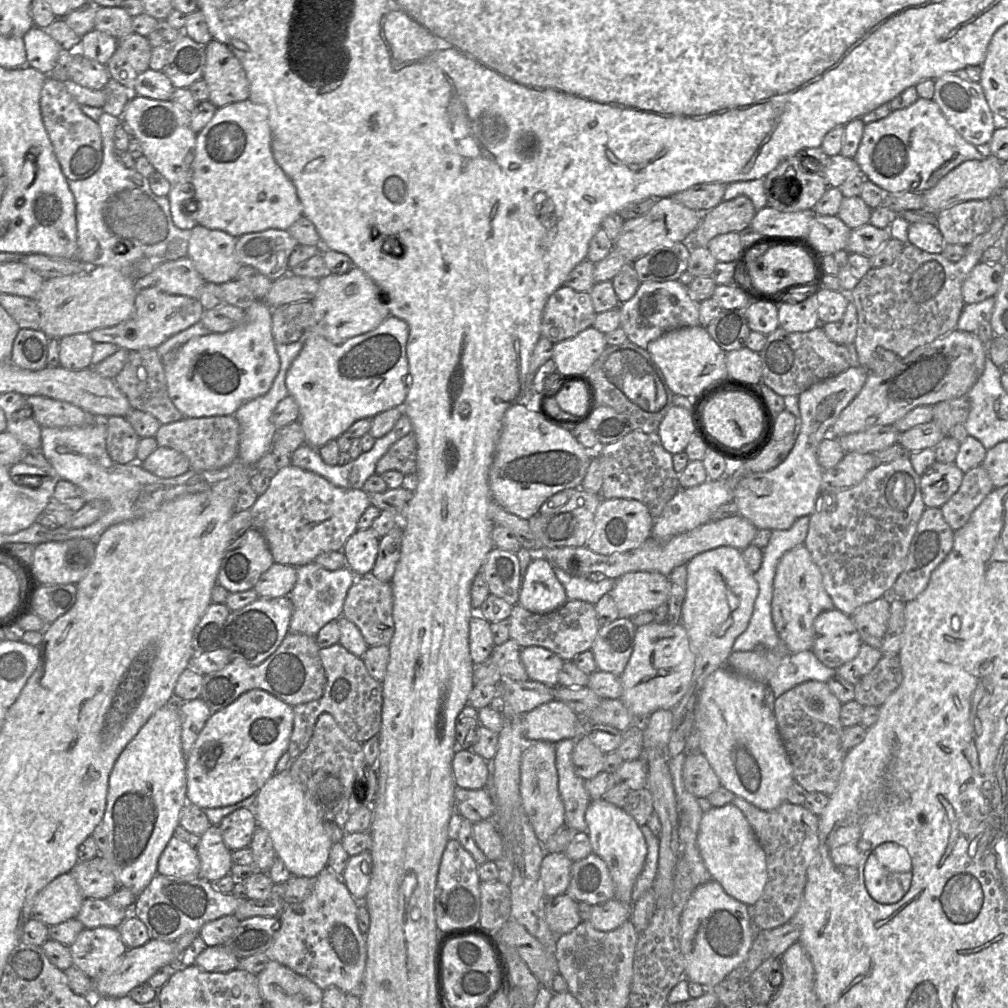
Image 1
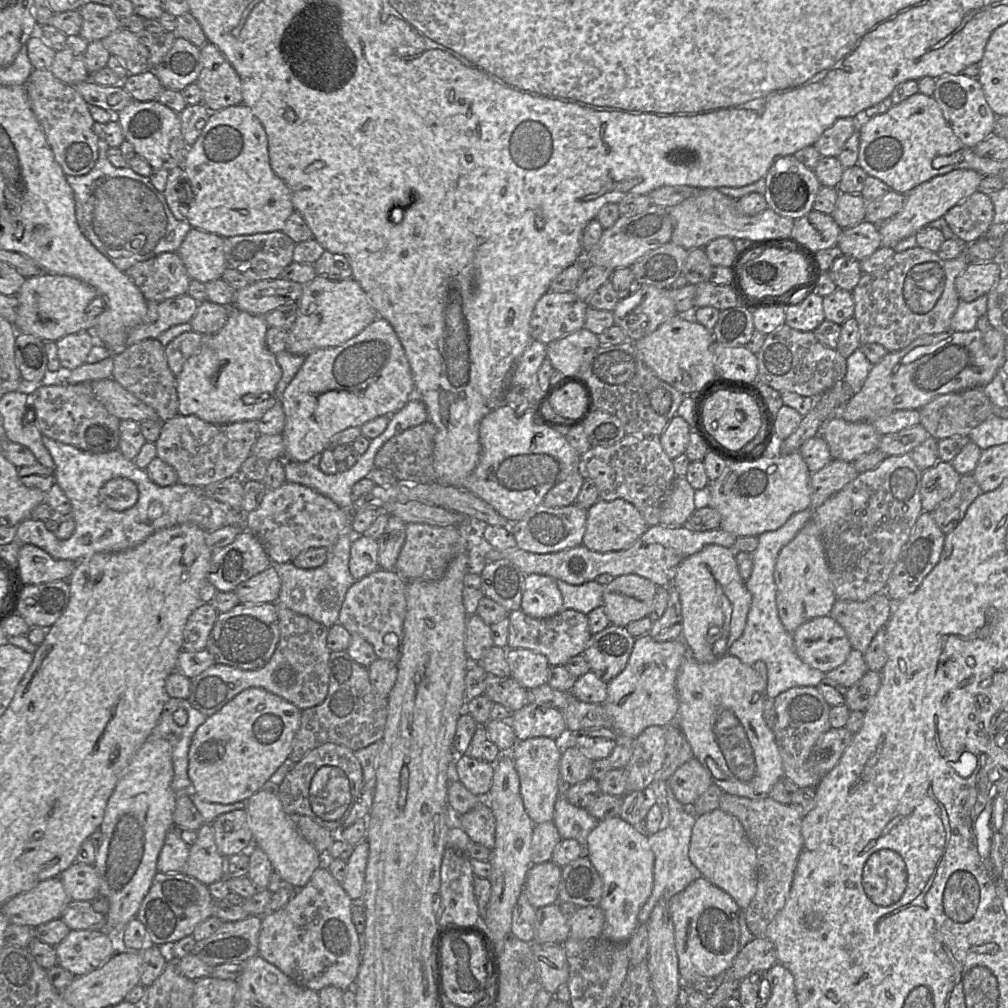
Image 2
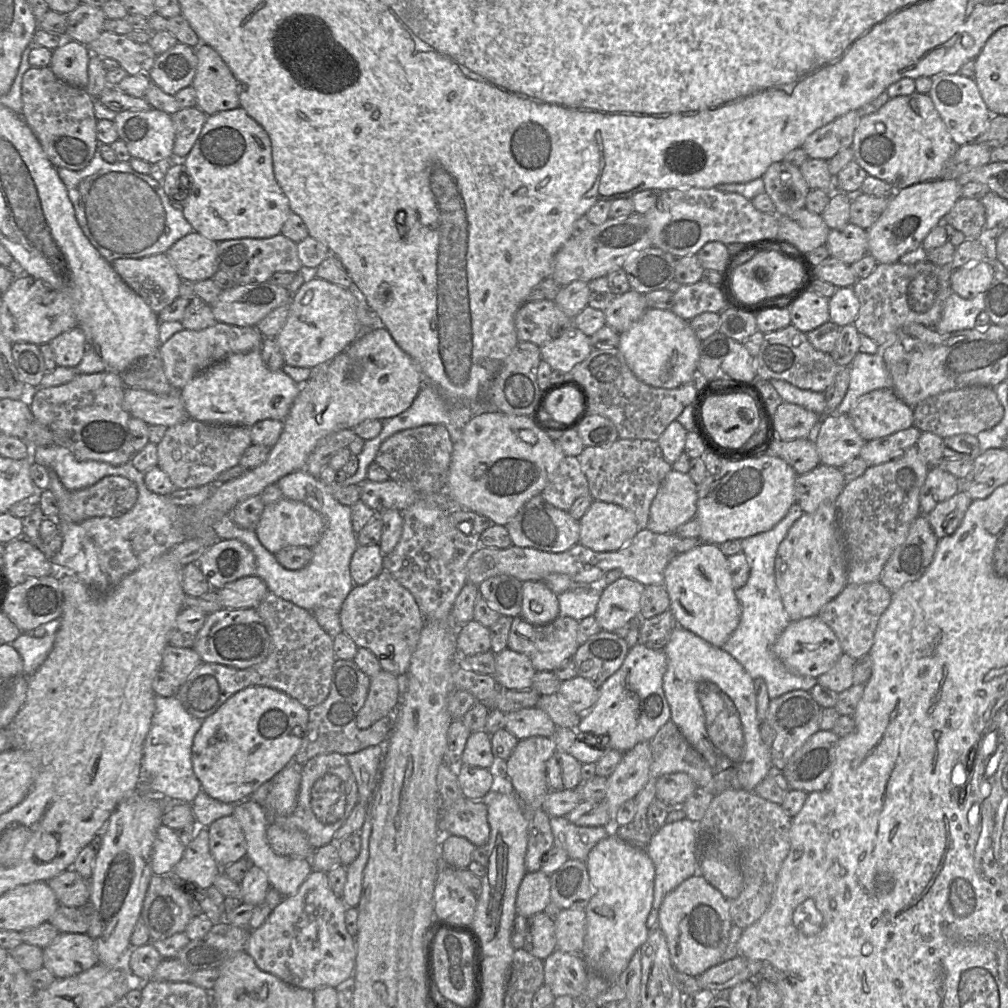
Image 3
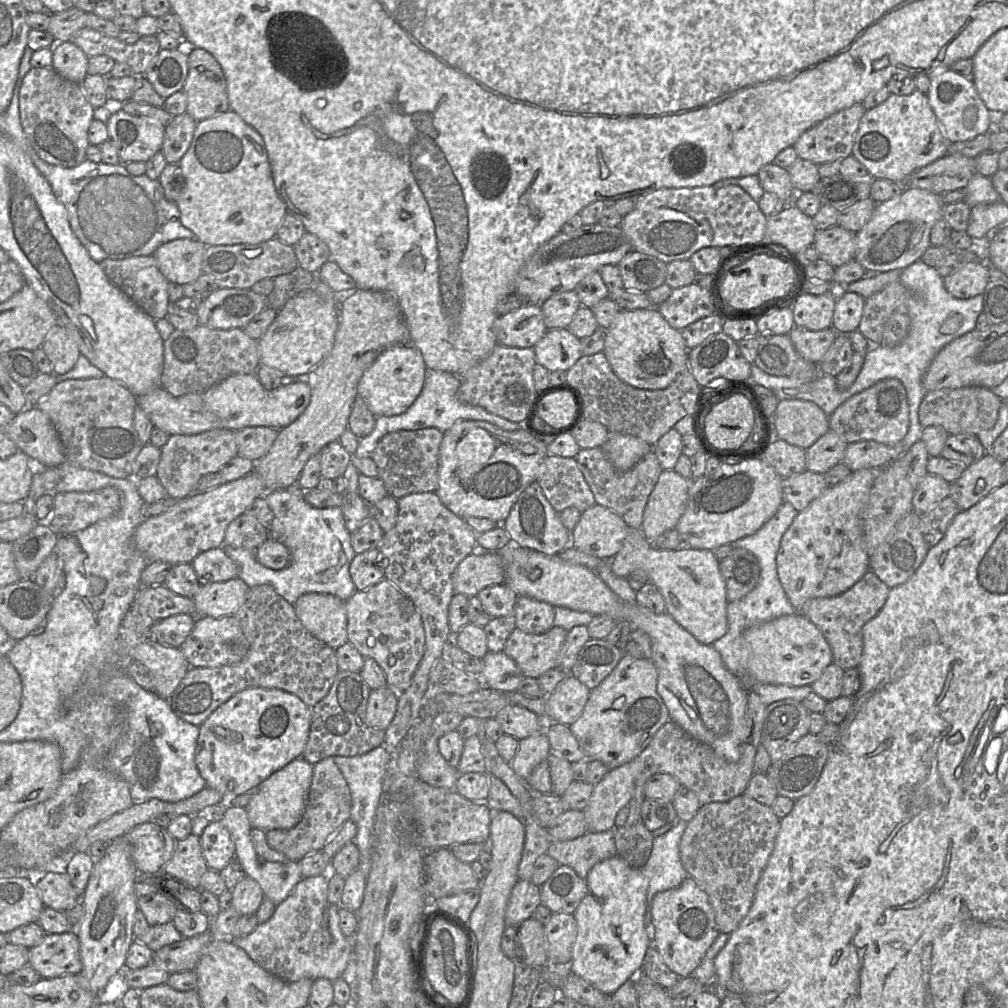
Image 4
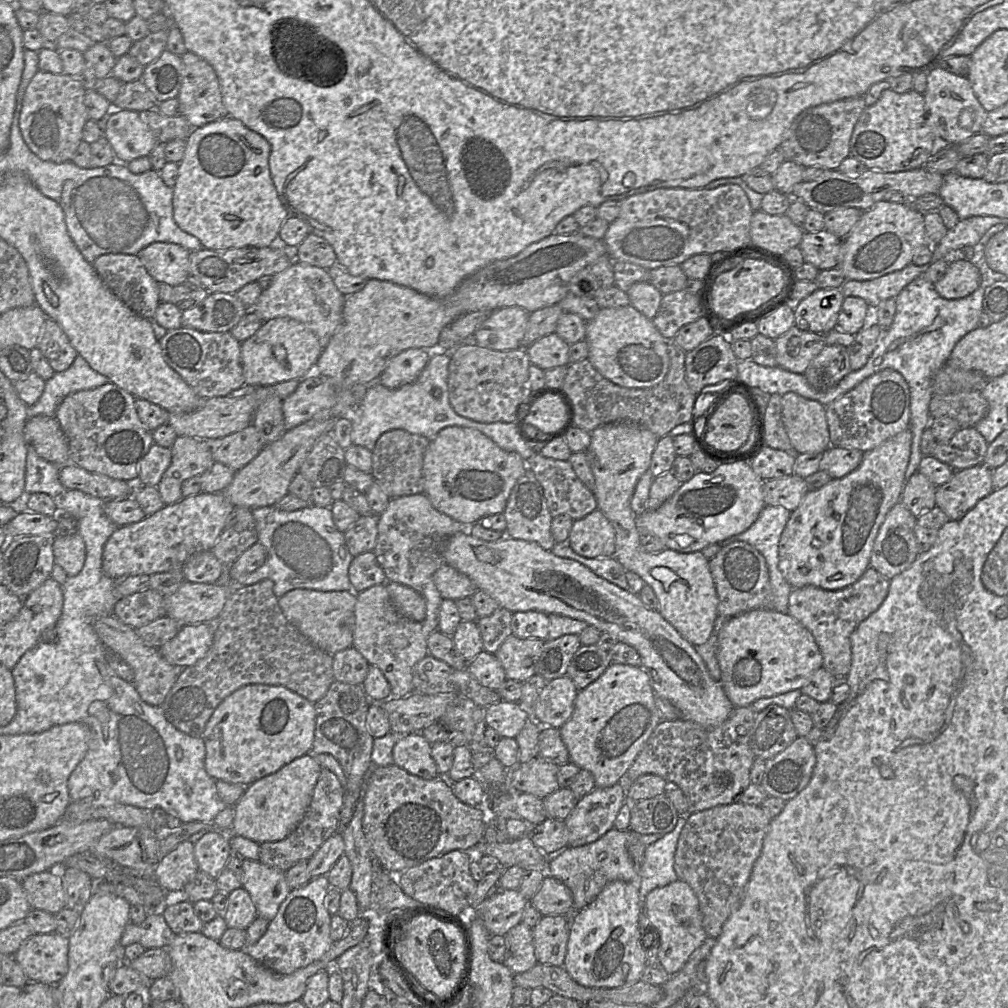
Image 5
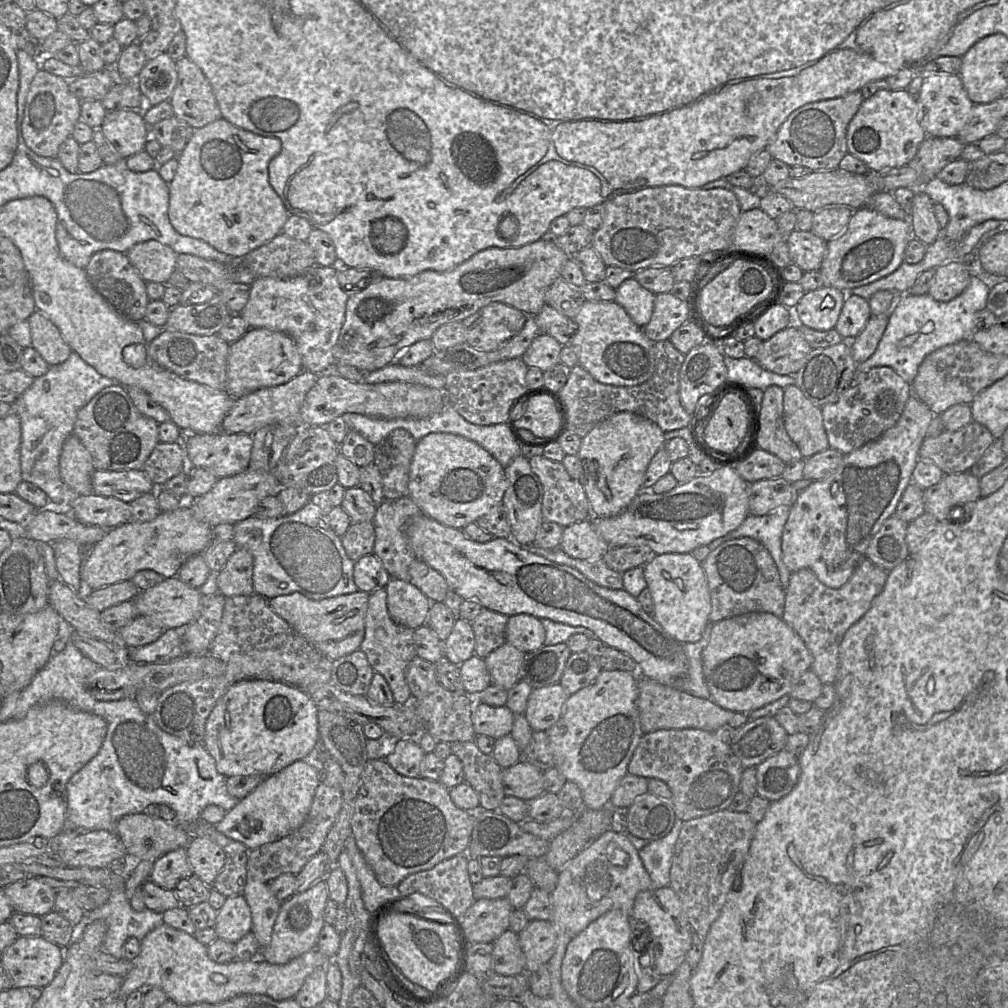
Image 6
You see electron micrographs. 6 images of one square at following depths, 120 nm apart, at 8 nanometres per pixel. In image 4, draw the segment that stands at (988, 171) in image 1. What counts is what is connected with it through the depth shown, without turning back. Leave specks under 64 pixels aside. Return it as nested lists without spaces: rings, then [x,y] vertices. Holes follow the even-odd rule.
[[[906,188],[902,194],[878,203],[869,221],[859,232],[855,233],[854,260],[860,263],[867,273],[903,270],[921,259],[924,252],[931,247],[930,232],[935,223],[943,218],[944,206],[941,194],[919,188]]]

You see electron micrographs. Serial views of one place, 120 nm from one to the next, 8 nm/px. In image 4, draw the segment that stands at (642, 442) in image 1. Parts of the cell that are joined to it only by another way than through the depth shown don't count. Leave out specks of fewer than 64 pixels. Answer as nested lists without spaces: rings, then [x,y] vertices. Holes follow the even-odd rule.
[[[581,448],[575,459],[594,495],[596,504],[620,515],[629,527],[641,529],[648,498],[663,471],[653,449],[625,472],[618,471],[612,465],[603,448]]]

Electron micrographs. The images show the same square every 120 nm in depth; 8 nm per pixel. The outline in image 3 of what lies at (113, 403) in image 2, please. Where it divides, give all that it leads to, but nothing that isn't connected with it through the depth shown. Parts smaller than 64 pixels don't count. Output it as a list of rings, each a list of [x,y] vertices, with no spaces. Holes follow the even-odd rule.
[[[126,387],[123,407],[131,417],[139,418],[148,425],[168,428],[190,418],[179,392],[165,396]]]

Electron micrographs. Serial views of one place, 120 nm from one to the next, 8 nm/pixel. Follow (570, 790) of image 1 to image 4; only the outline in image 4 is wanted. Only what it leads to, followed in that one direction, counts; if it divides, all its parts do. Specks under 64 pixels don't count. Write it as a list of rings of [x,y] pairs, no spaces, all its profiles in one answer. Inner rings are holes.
[[[614,830],[587,832],[571,840],[551,841],[546,854],[559,865],[571,867],[586,880],[594,865],[618,855]]]

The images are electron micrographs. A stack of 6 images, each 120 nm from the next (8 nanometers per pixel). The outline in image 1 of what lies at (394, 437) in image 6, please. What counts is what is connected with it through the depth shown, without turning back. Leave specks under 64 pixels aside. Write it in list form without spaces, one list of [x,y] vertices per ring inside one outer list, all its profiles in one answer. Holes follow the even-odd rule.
[[[412,431],[392,444],[378,460],[376,474],[389,470],[401,472],[413,485],[412,480],[417,471],[417,441]]]

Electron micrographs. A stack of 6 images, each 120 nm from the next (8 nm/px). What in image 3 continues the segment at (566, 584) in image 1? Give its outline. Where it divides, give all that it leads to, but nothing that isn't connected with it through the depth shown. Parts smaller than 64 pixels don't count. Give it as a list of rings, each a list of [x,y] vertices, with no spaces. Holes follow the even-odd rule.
[[[577,586],[558,596],[559,616],[571,617],[577,621],[595,614],[600,599],[601,587]]]

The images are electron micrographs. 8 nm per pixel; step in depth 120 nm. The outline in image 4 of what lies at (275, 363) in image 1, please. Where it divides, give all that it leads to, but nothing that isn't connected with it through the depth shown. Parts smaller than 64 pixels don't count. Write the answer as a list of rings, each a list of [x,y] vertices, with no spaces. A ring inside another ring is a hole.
[[[256,374],[232,375],[201,393],[206,408],[221,419],[223,427],[233,431],[245,427],[266,426],[280,430],[294,422],[307,408],[311,398],[311,389],[305,379],[294,383],[282,384],[276,389],[265,389]]]

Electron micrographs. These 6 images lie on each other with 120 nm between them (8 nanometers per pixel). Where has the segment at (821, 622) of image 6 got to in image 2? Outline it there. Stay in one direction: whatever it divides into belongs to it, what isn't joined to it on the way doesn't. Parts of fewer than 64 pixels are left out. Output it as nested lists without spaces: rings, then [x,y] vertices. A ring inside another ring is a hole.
[[[883,591],[865,601],[836,599],[829,615],[844,629],[852,649],[863,654],[893,609],[894,603]]]

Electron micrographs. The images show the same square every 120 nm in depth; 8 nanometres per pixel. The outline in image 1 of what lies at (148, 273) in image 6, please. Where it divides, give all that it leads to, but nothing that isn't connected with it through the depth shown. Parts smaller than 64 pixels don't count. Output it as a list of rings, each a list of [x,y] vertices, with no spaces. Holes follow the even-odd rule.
[[[197,224],[191,229],[187,257],[206,282],[220,285],[234,280],[242,266],[235,253],[236,240],[224,231]]]

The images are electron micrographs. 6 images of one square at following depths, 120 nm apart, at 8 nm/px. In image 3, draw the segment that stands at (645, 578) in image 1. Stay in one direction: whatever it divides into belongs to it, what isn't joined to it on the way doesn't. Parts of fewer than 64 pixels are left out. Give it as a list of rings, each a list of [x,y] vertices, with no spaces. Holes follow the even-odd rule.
[[[625,576],[601,586],[594,614],[601,630],[613,632],[631,619],[640,617],[640,599],[644,589],[643,584]]]

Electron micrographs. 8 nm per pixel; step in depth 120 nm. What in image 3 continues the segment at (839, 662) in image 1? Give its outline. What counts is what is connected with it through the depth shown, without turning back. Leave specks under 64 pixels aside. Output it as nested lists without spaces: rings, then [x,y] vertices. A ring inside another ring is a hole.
[[[818,616],[790,621],[776,640],[773,652],[792,673],[814,678],[828,672],[843,654],[835,633]]]

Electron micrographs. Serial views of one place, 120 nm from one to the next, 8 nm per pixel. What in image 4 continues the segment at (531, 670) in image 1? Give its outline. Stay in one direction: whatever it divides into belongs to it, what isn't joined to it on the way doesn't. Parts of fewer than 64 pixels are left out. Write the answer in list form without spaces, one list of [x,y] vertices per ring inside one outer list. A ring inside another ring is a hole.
[[[503,651],[488,652],[483,658],[480,678],[484,686],[501,692],[515,692],[524,677],[516,663]]]

